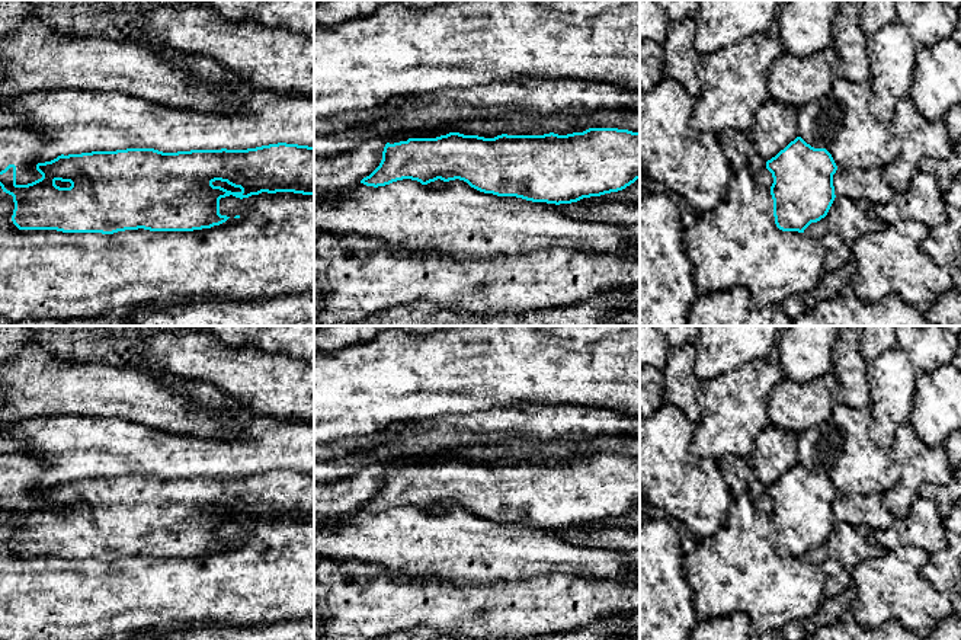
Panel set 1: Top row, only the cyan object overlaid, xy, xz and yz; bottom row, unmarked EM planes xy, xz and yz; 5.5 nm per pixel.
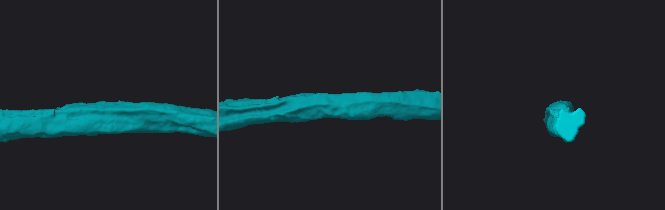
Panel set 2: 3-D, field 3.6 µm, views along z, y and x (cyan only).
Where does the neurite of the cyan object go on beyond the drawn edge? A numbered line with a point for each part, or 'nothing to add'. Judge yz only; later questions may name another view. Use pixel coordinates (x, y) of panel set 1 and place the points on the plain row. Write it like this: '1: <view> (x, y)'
nothing to add

